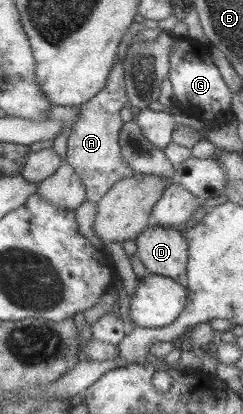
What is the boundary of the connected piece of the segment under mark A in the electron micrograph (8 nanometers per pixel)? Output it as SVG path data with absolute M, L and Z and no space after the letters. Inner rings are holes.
M129 28L128 33L119 41L116 59L108 74L105 86L87 102L77 106L78 116L71 124L70 134L67 138L65 160L67 164L71 165L71 168L75 169L82 180L86 188L85 200L87 202L97 203L114 182L131 174L130 168L124 164L120 157L117 135L119 127L123 123L119 119L119 110L128 101L122 62L134 34L135 30Z

